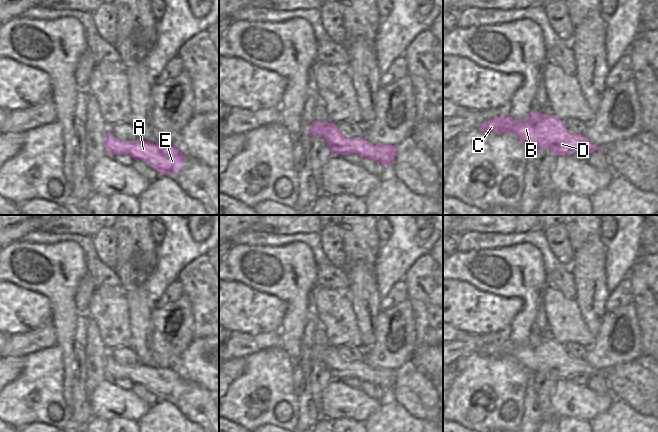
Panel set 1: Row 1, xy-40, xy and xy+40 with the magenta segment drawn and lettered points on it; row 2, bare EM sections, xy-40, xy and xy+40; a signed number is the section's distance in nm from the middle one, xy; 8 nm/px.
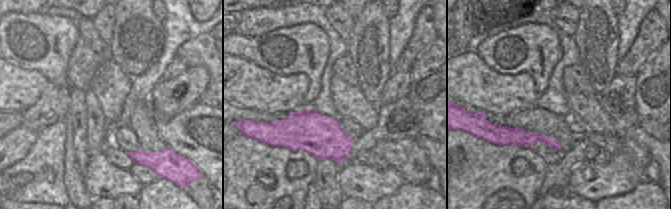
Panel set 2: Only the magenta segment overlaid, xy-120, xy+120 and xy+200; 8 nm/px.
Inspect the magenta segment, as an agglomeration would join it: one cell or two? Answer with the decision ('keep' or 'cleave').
keep

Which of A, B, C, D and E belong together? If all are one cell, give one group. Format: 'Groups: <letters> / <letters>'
Groups: A B C D E.

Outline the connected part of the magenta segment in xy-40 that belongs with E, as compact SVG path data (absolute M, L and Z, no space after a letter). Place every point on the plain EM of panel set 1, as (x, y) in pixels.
M107 356L105 372L109 379L130 379L135 385L152 389L161 399L176 397L183 392L187 381L177 369L160 369L149 365L120 365L113 357Z

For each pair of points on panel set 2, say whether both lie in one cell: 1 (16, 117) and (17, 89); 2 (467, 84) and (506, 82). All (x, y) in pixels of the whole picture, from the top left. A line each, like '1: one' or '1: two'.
1: two
2: one

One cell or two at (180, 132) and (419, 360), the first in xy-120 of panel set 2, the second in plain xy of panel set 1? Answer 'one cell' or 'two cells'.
one cell

